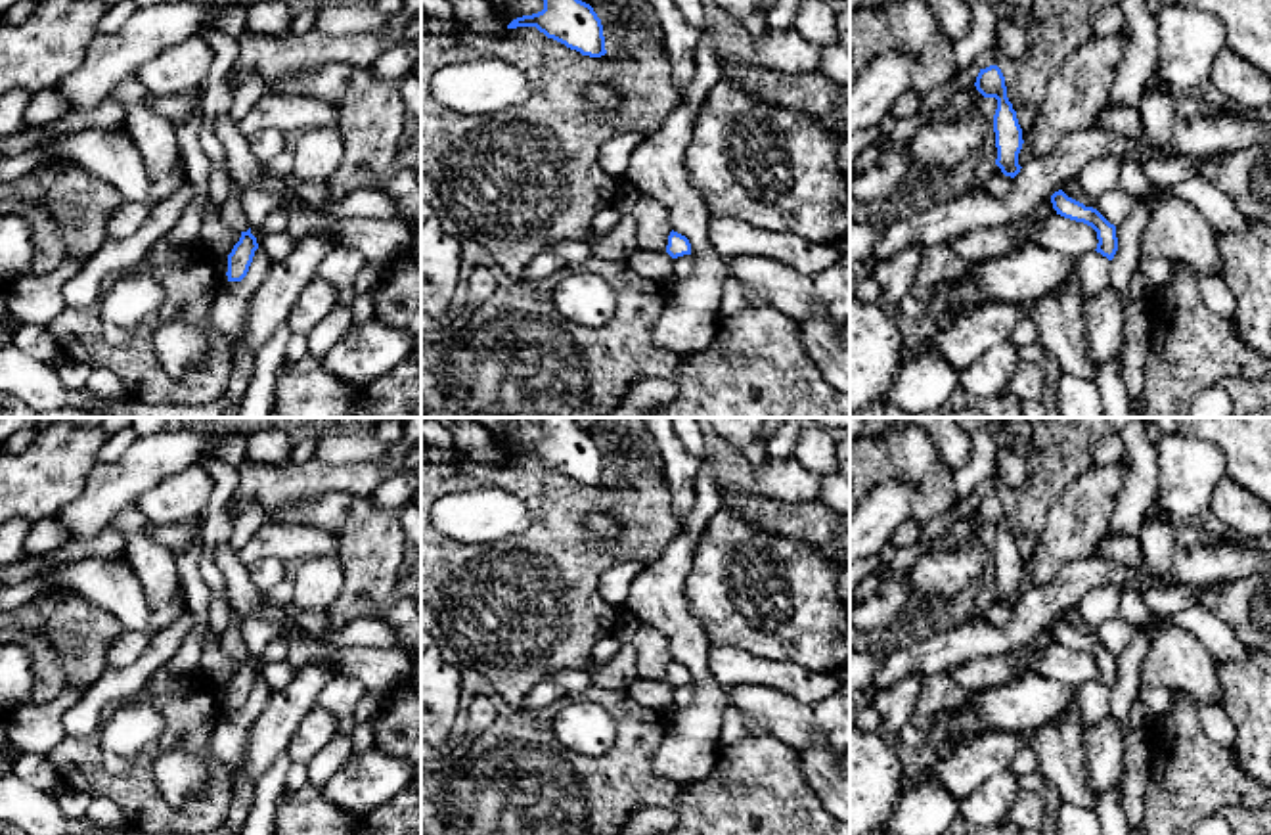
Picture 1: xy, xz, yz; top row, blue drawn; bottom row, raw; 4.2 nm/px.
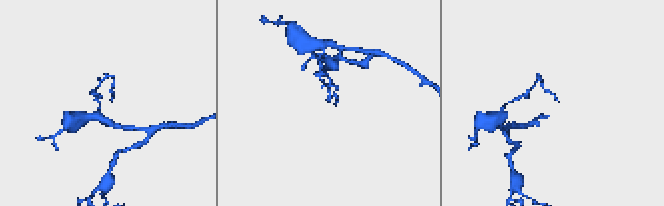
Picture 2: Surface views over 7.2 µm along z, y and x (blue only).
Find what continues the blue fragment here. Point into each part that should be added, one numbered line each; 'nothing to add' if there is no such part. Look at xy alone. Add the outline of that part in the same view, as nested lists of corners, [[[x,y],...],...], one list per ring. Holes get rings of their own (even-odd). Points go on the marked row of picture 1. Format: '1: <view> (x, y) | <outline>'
nothing to add

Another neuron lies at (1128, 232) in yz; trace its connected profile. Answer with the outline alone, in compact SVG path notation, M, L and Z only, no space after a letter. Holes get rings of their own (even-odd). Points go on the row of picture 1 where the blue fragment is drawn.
M1141 201L1133 205L1129 216L1116 226L1118 251L1110 260L1110 285L1124 303L1120 375L1129 400L1145 393L1145 364L1150 343L1147 310L1129 297L1129 280L1137 270L1141 234L1148 226L1150 214L1150 205Z

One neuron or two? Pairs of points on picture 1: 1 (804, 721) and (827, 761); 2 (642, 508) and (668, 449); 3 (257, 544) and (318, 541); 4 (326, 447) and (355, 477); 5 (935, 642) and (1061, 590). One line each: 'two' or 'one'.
1: two
2: two
3: one
4: two
5: one

